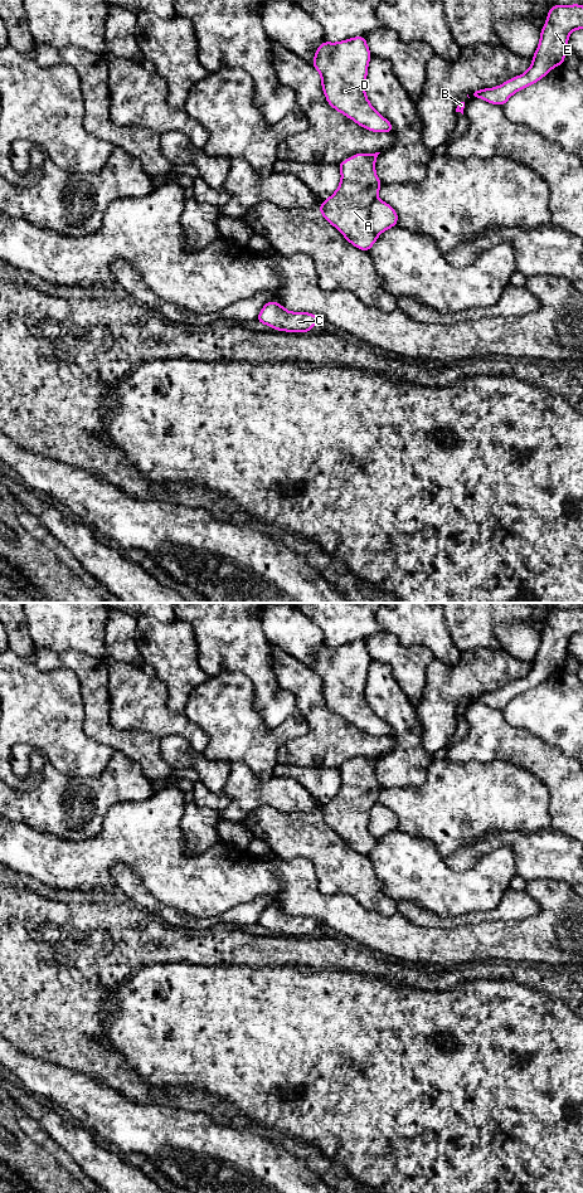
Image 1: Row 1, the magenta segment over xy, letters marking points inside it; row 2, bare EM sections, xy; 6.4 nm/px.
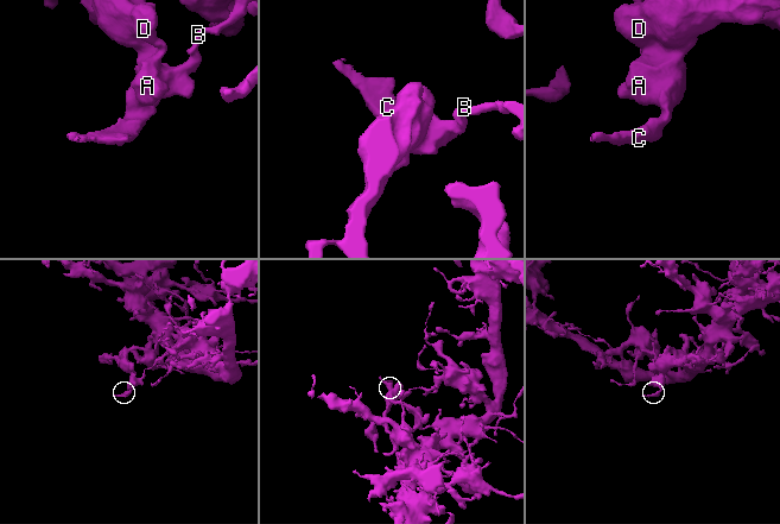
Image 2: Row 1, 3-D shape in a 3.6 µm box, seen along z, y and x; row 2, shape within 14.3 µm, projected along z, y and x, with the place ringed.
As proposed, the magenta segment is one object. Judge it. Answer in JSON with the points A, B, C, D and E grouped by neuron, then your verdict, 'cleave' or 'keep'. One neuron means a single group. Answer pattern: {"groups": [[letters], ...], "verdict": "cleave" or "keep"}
{"groups": [["A", "C", "D"], ["B", "E"]], "verdict": "cleave"}

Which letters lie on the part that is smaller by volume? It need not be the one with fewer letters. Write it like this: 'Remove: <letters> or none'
Remove: A, C, D

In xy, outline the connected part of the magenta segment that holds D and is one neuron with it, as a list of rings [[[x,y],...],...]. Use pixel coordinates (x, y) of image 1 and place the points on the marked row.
[[[364,36],[319,45],[312,65],[321,76],[326,101],[340,113],[373,132],[394,132],[365,94],[368,64],[371,59]]]

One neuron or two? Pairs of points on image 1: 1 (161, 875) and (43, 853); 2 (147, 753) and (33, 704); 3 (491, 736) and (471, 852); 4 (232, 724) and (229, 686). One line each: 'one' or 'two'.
1: one
2: two
3: two
4: one

